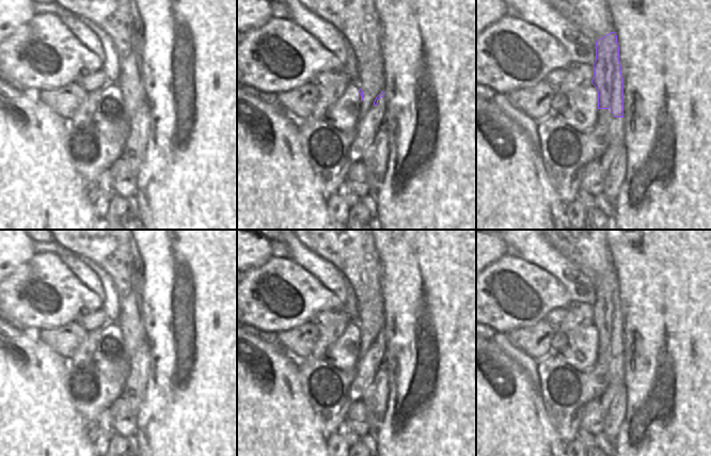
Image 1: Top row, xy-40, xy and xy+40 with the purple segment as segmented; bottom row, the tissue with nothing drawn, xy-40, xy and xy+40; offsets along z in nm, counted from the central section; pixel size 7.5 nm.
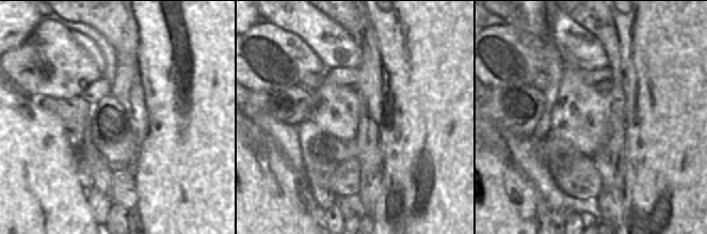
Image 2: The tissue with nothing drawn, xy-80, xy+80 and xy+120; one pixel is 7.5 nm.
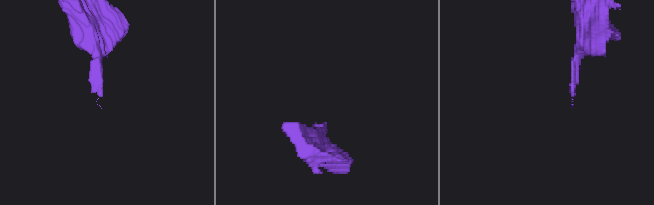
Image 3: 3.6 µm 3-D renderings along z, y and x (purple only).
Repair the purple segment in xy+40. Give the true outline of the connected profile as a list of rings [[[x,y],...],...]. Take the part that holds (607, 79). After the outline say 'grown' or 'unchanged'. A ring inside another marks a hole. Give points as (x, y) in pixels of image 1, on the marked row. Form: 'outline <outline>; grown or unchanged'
outline [[[610,32],[596,42],[596,61],[591,83],[598,91],[596,124],[611,126],[616,117],[623,117],[623,78],[619,63],[617,35]]]; grown

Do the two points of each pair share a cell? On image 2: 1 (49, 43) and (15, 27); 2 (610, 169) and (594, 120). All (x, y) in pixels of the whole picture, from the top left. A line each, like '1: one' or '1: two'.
1: two
2: two

